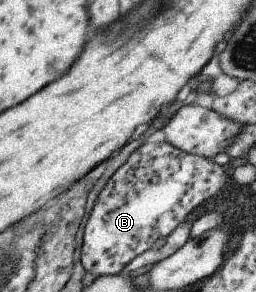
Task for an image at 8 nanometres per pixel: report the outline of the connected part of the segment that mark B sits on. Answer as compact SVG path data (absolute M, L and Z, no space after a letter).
M167 140L143 142L109 177L97 195L84 223L80 263L85 272L96 276L118 274L134 257L149 250L157 239L167 237L177 224L197 205L209 197L217 197L228 181L226 171L207 158L185 153Z

